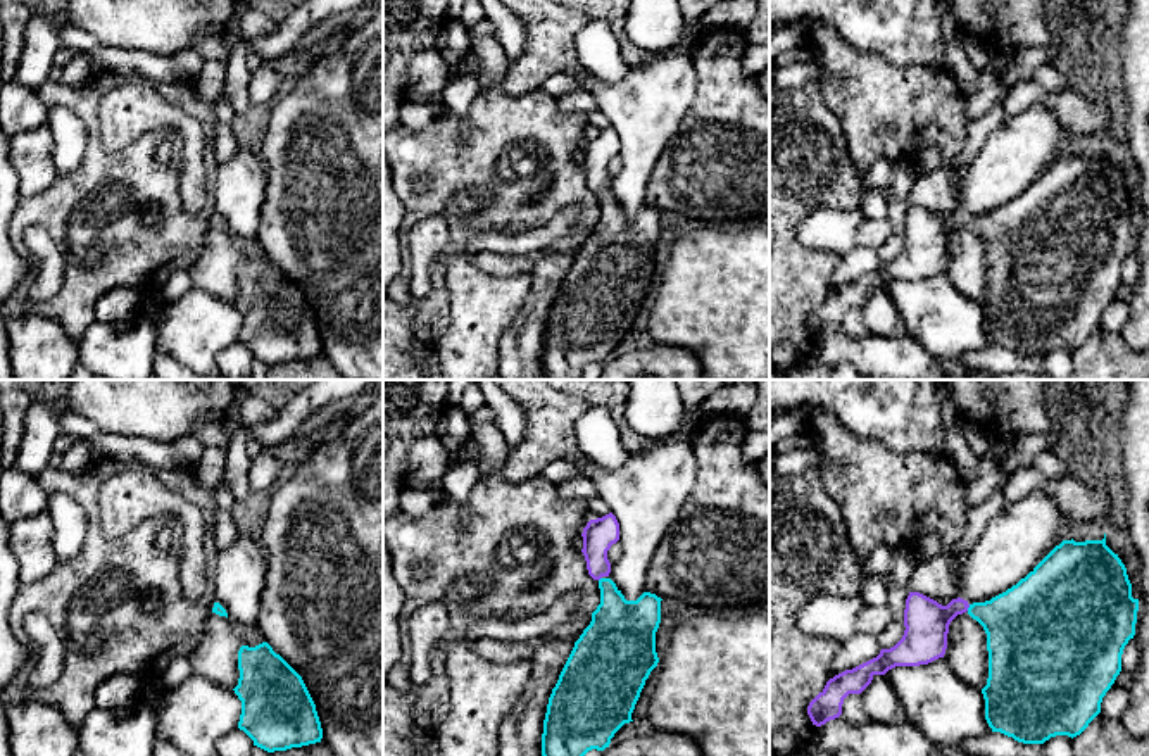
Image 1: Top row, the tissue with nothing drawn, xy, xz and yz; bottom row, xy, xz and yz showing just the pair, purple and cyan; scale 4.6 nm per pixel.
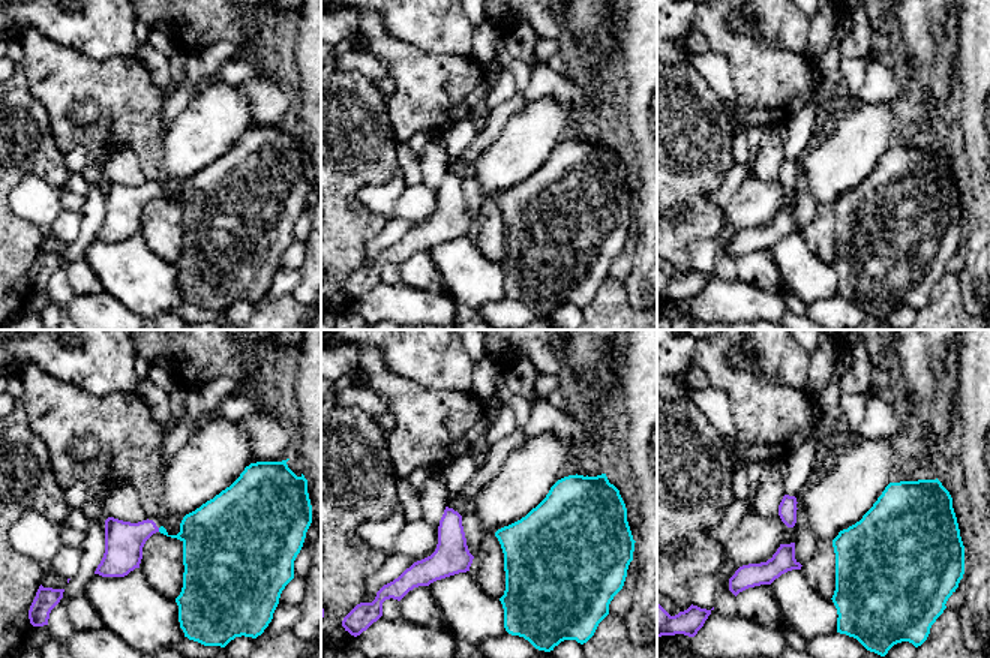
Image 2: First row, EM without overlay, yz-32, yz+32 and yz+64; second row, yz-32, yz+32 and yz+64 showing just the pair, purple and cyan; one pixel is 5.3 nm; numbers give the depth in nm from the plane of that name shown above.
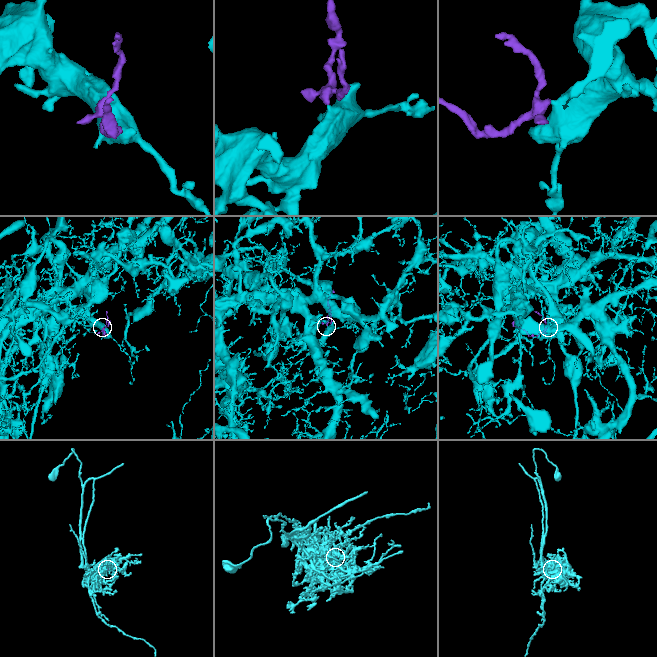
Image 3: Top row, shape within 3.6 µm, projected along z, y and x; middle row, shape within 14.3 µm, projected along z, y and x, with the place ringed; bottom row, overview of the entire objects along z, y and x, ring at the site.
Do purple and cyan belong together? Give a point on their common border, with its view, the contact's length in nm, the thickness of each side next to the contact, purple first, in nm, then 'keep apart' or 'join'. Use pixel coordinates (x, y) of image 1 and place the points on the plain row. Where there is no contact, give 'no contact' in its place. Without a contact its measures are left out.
contact yz (968, 220); length 40 nm; calibres 200 and 320 nm; join

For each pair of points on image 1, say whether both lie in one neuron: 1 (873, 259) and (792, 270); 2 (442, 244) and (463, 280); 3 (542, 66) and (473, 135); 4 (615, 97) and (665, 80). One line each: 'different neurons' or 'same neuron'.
1: different neurons
2: different neurons
3: different neurons
4: same neuron

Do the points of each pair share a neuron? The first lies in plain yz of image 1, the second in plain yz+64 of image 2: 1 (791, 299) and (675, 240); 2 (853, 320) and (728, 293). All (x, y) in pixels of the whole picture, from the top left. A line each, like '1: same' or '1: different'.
1: same
2: different

